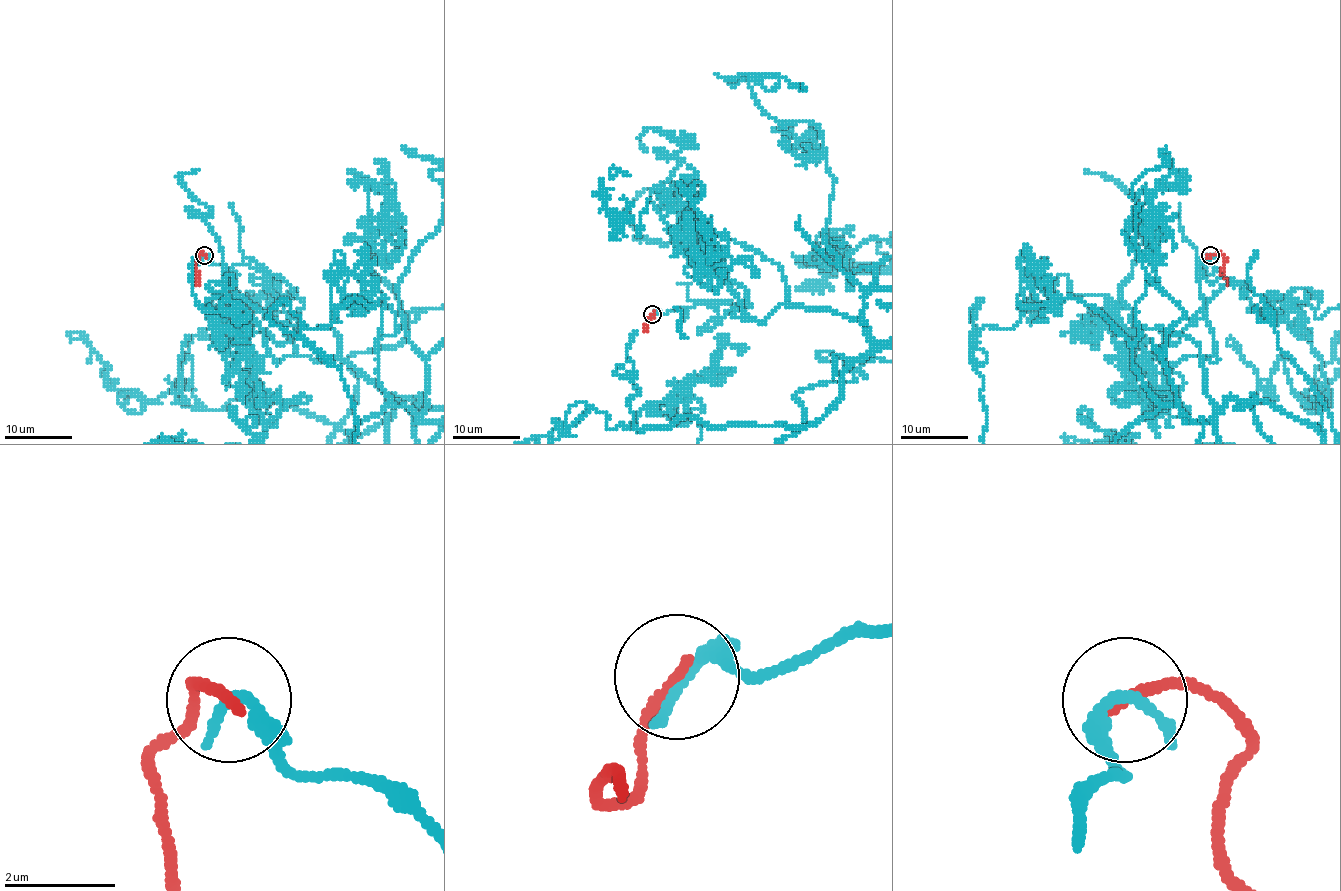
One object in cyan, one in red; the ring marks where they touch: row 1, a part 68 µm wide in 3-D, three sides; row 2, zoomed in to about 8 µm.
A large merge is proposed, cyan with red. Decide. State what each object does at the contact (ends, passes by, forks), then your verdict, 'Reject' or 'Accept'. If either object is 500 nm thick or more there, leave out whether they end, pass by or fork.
At the ring cyan passes by. At the ring red ends. Accept

